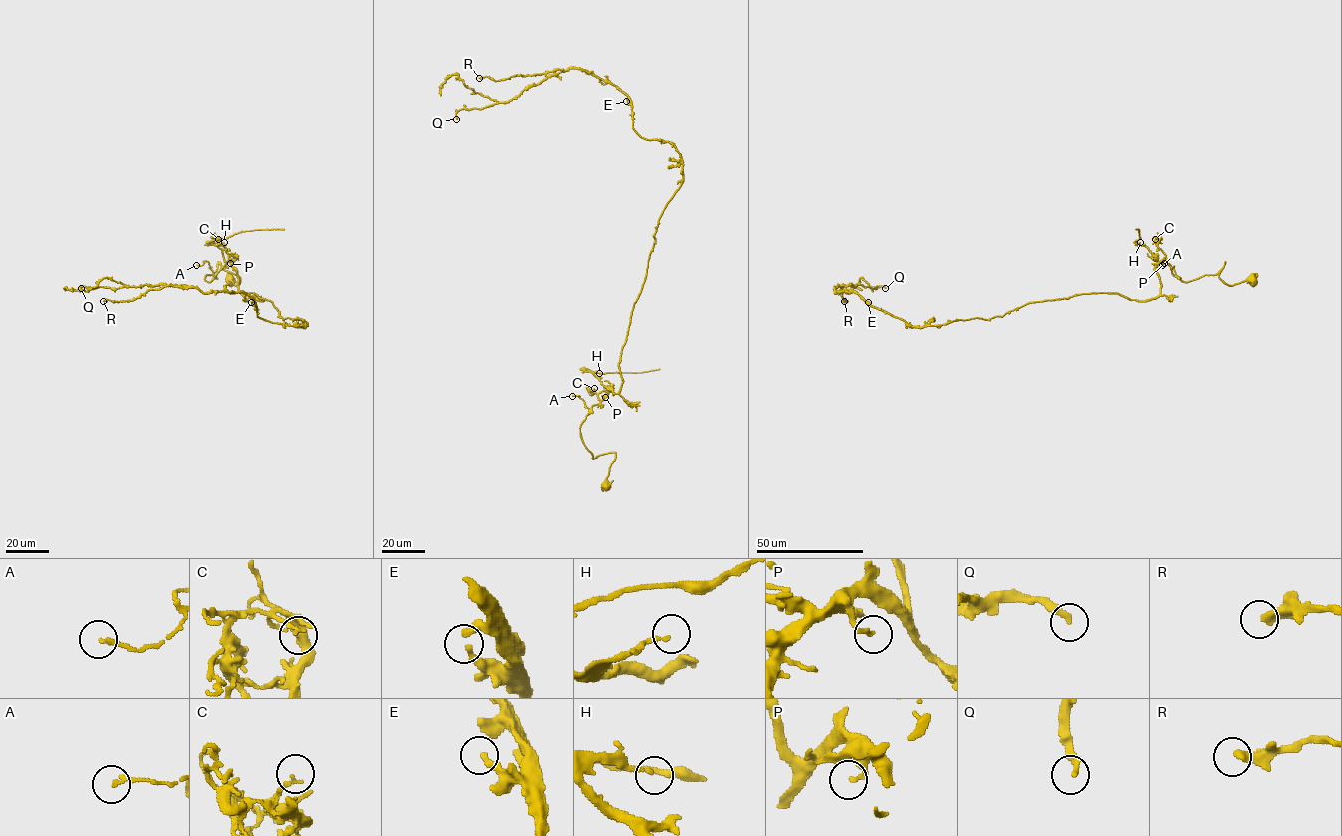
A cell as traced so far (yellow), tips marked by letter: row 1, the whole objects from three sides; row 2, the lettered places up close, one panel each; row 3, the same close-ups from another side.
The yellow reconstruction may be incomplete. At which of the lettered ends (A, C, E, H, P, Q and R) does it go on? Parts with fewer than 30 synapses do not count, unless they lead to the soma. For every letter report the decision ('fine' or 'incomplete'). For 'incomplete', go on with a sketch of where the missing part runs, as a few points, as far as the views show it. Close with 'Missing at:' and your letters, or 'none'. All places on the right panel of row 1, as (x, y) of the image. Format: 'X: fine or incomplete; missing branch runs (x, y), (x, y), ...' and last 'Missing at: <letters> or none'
A: fine
C: fine
E: fine
H: fine
P: fine
Q: incomplete; missing branch runs (885, 288), (876, 293), (860, 290)
R: fine
Missing at: Q

